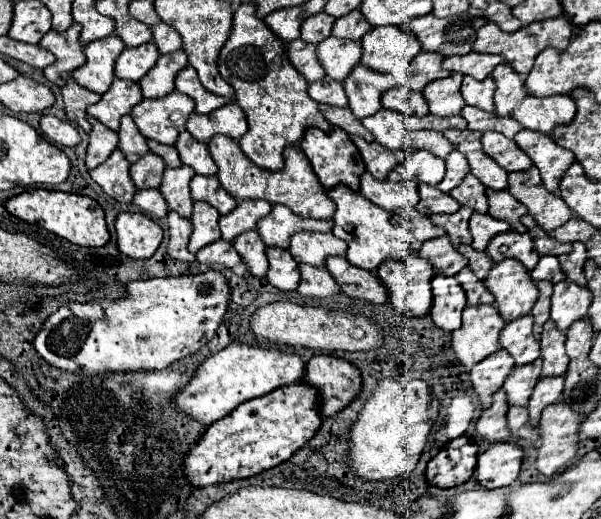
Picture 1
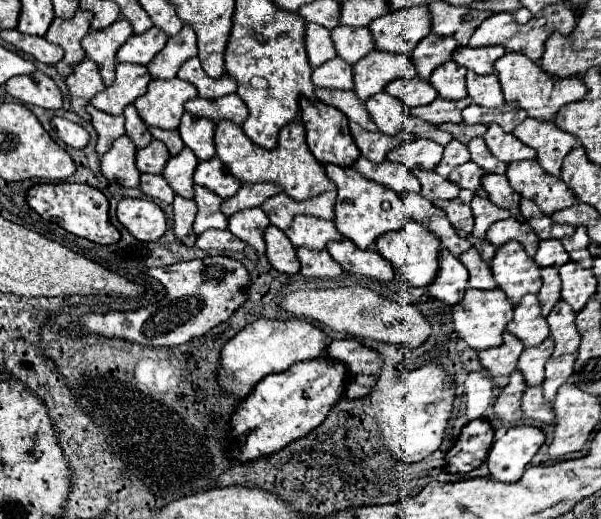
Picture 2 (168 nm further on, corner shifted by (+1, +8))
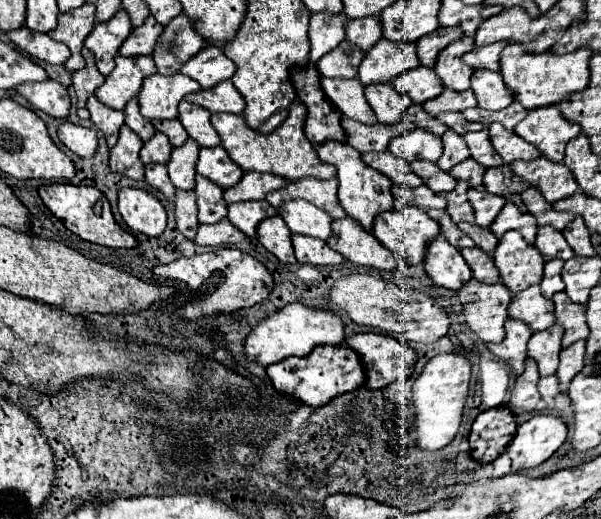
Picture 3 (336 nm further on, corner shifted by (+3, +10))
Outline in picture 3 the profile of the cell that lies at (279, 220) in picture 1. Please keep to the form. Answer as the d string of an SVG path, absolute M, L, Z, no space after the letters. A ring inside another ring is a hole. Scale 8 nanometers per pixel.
M305 178L299 182L289 182L279 192L267 194L267 202L279 212L279 208L289 200L307 200L317 208L325 210L331 218L345 218L345 210L337 200L337 178L333 180L319 180L319 178Z

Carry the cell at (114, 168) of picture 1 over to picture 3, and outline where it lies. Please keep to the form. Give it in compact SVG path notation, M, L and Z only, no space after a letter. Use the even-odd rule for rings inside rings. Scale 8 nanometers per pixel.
M123 126L119 142L111 148L111 156L109 156L111 172L125 174L133 180L143 180L143 164L139 160L141 146L143 142L139 140L139 136L135 136L135 132Z

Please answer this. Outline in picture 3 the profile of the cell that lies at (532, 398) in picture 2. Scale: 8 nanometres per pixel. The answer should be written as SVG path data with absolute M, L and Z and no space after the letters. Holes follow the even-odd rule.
M547 376L547 378L541 378L539 380L539 392L541 392L541 396L549 402L551 398L553 398L553 402L555 402L555 396L557 394L561 394L559 392L559 388L557 388L557 380L555 380L555 376Z

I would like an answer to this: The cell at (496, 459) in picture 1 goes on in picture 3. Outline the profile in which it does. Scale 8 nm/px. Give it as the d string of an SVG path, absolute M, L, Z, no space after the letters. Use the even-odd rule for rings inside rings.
M539 414L517 426L513 440L507 444L505 454L513 460L515 472L539 466L547 460L567 438L567 426L561 418Z

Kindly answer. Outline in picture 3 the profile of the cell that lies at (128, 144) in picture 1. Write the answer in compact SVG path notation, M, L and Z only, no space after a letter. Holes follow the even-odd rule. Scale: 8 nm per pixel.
M135 98L129 100L127 106L125 106L125 124L127 124L143 142L147 142L149 138L153 138L153 134L155 134L153 124L139 114L139 104L137 104Z

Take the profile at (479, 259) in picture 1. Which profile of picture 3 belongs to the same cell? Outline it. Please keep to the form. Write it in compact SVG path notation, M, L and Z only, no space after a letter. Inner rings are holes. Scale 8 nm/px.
M475 228L473 230L473 240L475 240L475 244L483 250L483 252L491 252L491 250L495 250L495 246L497 246L497 238L495 236L491 236L491 232L489 230L479 230L479 228Z

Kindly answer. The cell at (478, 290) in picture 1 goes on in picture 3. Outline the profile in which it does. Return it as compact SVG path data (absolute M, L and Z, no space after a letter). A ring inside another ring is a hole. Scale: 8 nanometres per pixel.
M477 246L463 248L461 256L469 264L475 280L485 282L485 284L497 284L499 282L499 272L493 264L493 258L489 254L485 254L481 248L477 248Z

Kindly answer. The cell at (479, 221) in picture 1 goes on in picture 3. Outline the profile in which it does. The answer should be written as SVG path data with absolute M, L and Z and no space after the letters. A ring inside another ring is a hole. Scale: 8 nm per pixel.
M469 188L467 196L469 196L469 202L475 210L475 224L481 228L489 228L491 222L497 218L497 214L501 212L501 208L507 202L501 196L495 196L489 192L477 192L473 188Z

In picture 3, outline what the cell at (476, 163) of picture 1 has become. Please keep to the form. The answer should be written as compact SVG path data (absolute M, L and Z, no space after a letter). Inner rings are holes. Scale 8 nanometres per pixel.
M487 128L481 132L467 132L463 138L471 150L471 158L477 160L479 164L483 164L485 168L497 168L497 166L505 164L503 158L491 148Z

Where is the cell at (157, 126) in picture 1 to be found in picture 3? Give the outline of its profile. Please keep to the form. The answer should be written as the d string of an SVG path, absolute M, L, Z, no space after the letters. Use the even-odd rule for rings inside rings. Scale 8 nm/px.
M153 74L143 80L143 88L137 96L143 118L147 120L173 120L177 118L177 106L189 92L199 92L201 86L183 74L161 76Z

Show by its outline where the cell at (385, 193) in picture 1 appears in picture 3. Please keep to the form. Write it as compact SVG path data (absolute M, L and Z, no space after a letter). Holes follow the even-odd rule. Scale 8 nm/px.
M389 150L363 154L361 158L367 166L379 170L381 174L385 174L389 180L393 180L397 184L407 184L407 186L413 186L413 188L423 184L423 180L415 172L411 172L411 166L407 162L403 162L401 158L397 158L397 156L391 156Z

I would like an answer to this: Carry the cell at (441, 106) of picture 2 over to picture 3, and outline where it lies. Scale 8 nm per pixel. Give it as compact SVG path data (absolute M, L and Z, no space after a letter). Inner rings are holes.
M443 90L443 94L439 94L437 98L431 98L423 104L423 110L431 116L437 116L439 112L461 112L465 108L477 106L477 100L473 96L471 90L465 92L455 92L455 90Z

